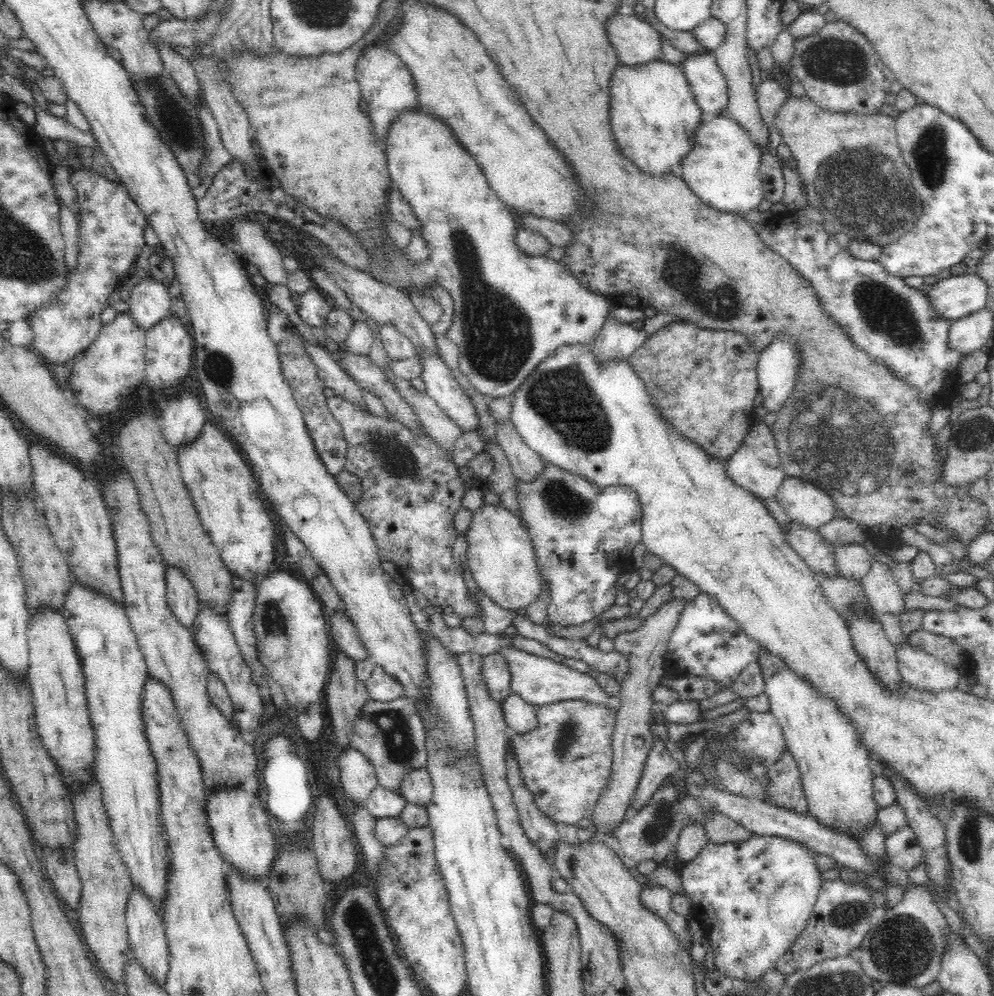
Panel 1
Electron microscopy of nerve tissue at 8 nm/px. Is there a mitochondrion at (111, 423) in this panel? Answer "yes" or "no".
no

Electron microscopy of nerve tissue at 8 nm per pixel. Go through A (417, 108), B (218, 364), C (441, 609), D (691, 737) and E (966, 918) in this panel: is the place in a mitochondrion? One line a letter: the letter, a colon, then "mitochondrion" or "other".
A: other
B: mitochondrion
C: other
D: other
E: other

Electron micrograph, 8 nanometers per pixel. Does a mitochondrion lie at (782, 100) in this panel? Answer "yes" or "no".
no

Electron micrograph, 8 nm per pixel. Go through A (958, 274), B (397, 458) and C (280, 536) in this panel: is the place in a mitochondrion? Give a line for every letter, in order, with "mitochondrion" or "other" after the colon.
A: other
B: mitochondrion
C: other

